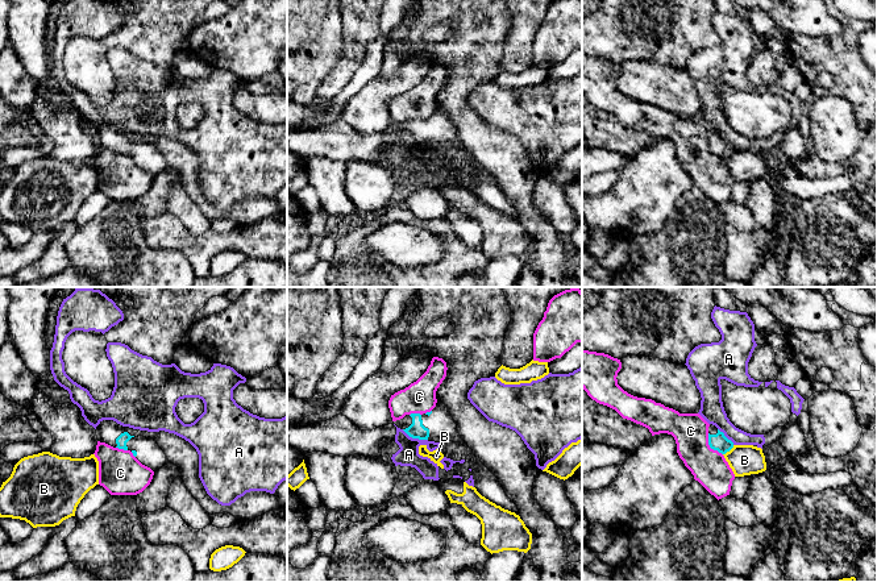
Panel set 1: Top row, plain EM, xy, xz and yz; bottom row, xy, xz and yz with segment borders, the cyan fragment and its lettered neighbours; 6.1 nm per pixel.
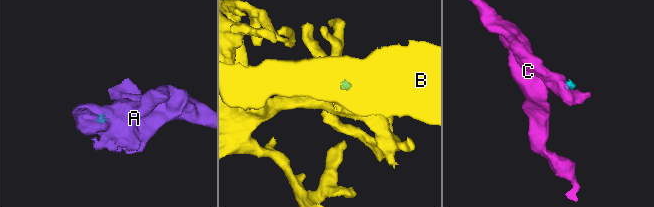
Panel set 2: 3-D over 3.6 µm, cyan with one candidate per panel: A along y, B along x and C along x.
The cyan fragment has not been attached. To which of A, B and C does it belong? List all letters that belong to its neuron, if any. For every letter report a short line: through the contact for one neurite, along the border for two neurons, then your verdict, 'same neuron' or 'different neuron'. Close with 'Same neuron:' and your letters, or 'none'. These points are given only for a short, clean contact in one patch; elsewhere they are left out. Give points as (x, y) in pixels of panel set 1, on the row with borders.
A: line xz (402, 429), (412, 437), (427, 440); different neuron
B: line yz (734, 445), (723, 454); different neuron
C: line yz (707, 433), (707, 444), (722, 454); different neuron
Same neuron: none

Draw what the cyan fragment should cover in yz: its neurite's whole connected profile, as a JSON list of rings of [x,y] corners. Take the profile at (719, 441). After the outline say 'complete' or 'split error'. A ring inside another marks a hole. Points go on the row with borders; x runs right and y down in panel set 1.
[[[715,425],[708,427],[708,445],[711,449],[726,454],[733,448],[733,442],[728,440],[723,432],[720,432]]]; split error

